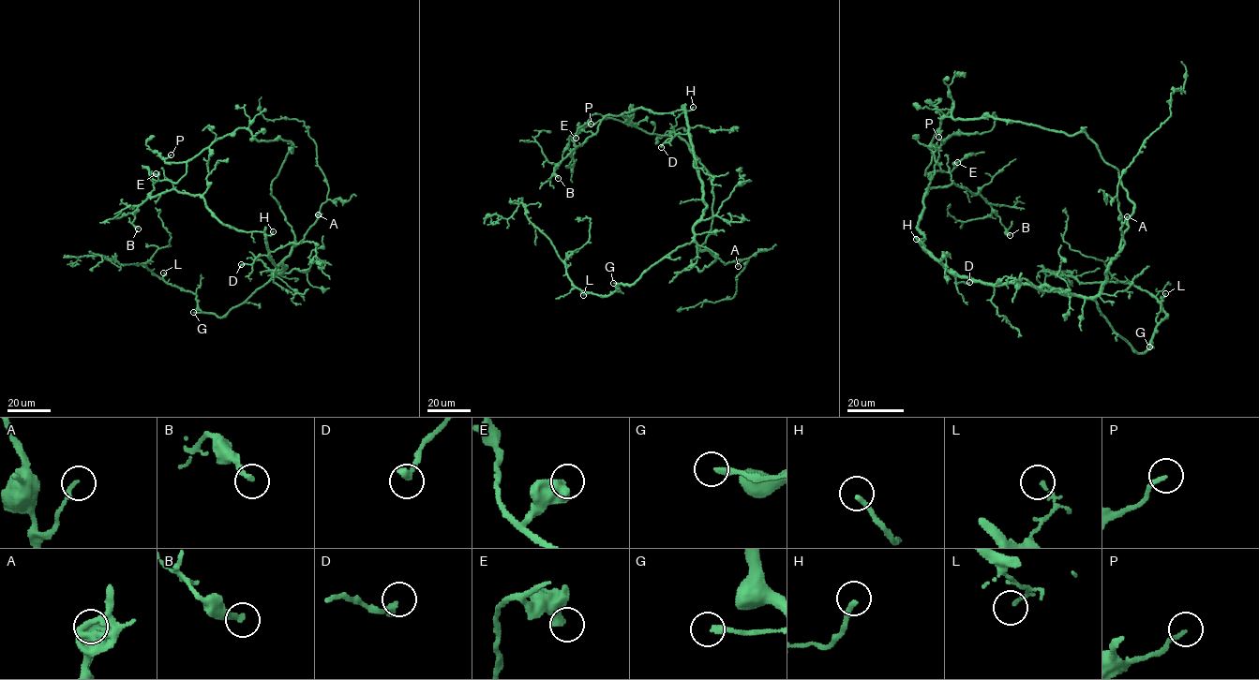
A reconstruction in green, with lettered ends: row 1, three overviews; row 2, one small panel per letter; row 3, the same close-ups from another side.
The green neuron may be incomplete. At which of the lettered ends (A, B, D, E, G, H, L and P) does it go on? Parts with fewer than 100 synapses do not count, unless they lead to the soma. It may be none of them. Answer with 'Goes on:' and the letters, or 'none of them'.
Goes on: G

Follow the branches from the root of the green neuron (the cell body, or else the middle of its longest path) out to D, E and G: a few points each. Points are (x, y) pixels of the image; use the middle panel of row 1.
D: (711, 254), (701, 250), (694, 240), (694, 225), (706, 206), (691, 140), (687, 134), (677, 134), (661, 147)
E: (711, 254), (701, 271), (691, 265), (710, 232), (713, 195), (711, 174), (684, 140), (597, 113), (576, 138)
G: (711, 254), (691, 242), (677, 246), (651, 264), (633, 283), (613, 283)

